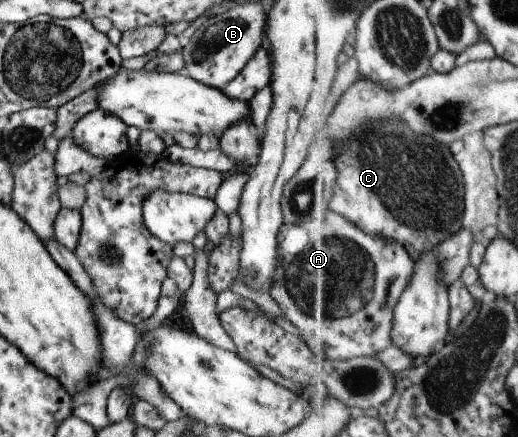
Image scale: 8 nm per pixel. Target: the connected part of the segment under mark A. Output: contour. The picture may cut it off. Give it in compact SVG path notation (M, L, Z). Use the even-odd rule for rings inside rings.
M330 209L325 215L309 216L304 222L282 225L279 232L278 261L276 261L275 273L273 274L274 279L272 279L272 284L269 285L269 294L278 303L282 313L290 320L290 323L294 324L301 340L320 358L326 353L329 359L350 361L360 356L379 356L384 349L388 349L390 345L395 344L395 338L392 337L395 329L395 311L399 307L400 301L403 300L404 293L408 291L408 285L412 283L415 275L416 260L411 253L408 253L408 249L404 245L400 245L398 241L392 241L392 239L376 237L376 234L360 229L360 226L356 225L351 218Z

